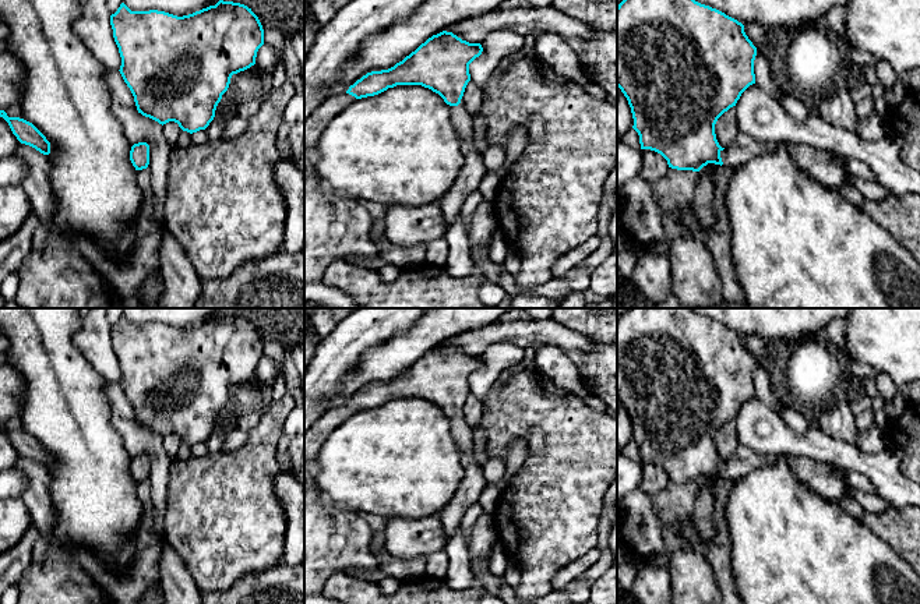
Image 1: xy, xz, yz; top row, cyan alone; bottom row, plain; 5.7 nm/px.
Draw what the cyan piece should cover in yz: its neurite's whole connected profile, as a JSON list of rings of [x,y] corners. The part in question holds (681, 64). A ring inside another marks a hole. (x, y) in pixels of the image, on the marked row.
[[[623,0],[617,6],[617,86],[621,89],[631,107],[634,119],[632,128],[639,135],[641,149],[651,149],[660,153],[667,160],[667,165],[672,169],[692,172],[699,172],[708,163],[720,165],[722,167],[723,166],[737,167],[755,156],[764,153],[773,153],[778,149],[779,142],[757,141],[752,137],[739,131],[736,141],[730,146],[722,148],[715,134],[715,124],[718,119],[730,107],[736,106],[741,93],[750,85],[755,84],[754,74],[755,56],[757,47],[745,35],[744,25],[716,8],[701,4],[695,0]]]

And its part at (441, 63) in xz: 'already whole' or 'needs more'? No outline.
needs more

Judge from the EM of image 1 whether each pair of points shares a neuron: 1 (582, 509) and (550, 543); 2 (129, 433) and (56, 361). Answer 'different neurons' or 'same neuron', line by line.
1: same neuron
2: different neurons

